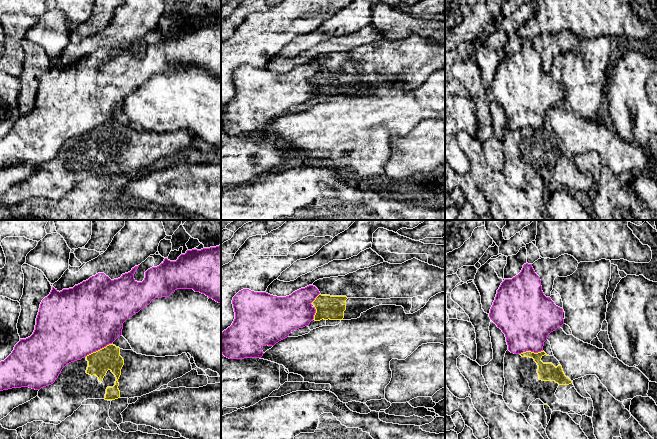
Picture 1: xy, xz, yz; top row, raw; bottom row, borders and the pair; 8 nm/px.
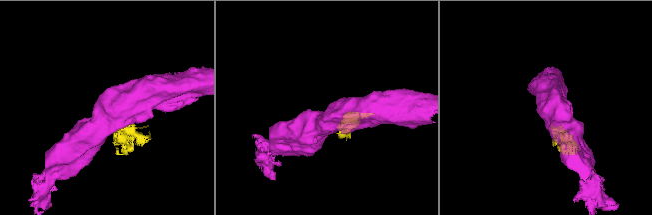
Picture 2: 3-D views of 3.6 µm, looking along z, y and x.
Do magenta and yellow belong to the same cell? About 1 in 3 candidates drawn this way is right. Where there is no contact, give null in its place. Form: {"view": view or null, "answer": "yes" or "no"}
{"view": "xy", "answer": "no"}

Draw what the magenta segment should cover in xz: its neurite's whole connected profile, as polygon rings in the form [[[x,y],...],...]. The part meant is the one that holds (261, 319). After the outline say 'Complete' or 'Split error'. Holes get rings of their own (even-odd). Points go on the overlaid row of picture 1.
[[[313,285],[301,288],[286,297],[249,289],[239,291],[232,300],[235,319],[232,325],[221,333],[221,353],[229,359],[261,358],[292,331],[308,326],[313,321],[316,309],[311,303],[319,294],[319,290]]]. Split error

